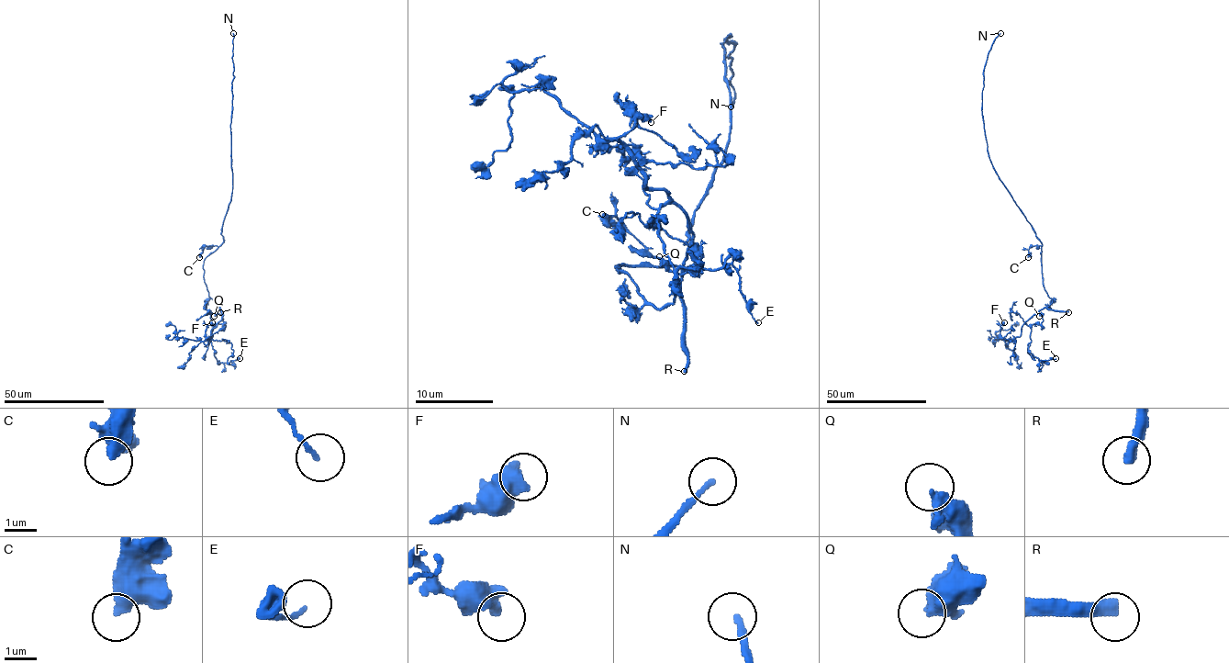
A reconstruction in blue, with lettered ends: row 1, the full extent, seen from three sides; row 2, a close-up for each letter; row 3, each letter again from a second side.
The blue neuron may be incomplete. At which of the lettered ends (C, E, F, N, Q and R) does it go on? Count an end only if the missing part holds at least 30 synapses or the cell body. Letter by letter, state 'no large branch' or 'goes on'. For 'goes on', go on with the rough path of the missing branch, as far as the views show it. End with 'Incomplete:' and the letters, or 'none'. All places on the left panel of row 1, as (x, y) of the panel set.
C: no large branch
E: no large branch
F: no large branch
N: goes on
Q: no large branch
R: goes on
Incomplete: N, R

